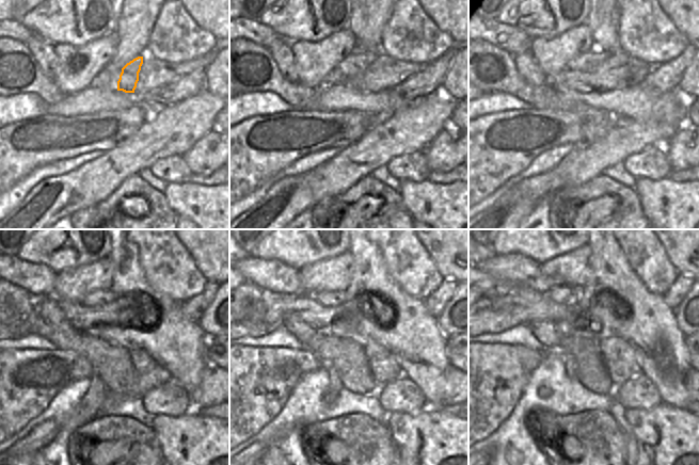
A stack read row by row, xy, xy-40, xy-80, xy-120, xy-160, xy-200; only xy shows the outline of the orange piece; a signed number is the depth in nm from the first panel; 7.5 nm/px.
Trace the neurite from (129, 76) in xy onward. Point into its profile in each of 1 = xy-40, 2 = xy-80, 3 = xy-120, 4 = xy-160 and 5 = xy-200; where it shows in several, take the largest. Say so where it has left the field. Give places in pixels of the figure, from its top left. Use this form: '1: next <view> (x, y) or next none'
1: next xy-40 (356, 62)
2: next xy-80 (589, 61)
3: next xy-120 (96, 298)
4: next xy-160 (324, 298)
5: next xy-200 (564, 294)

